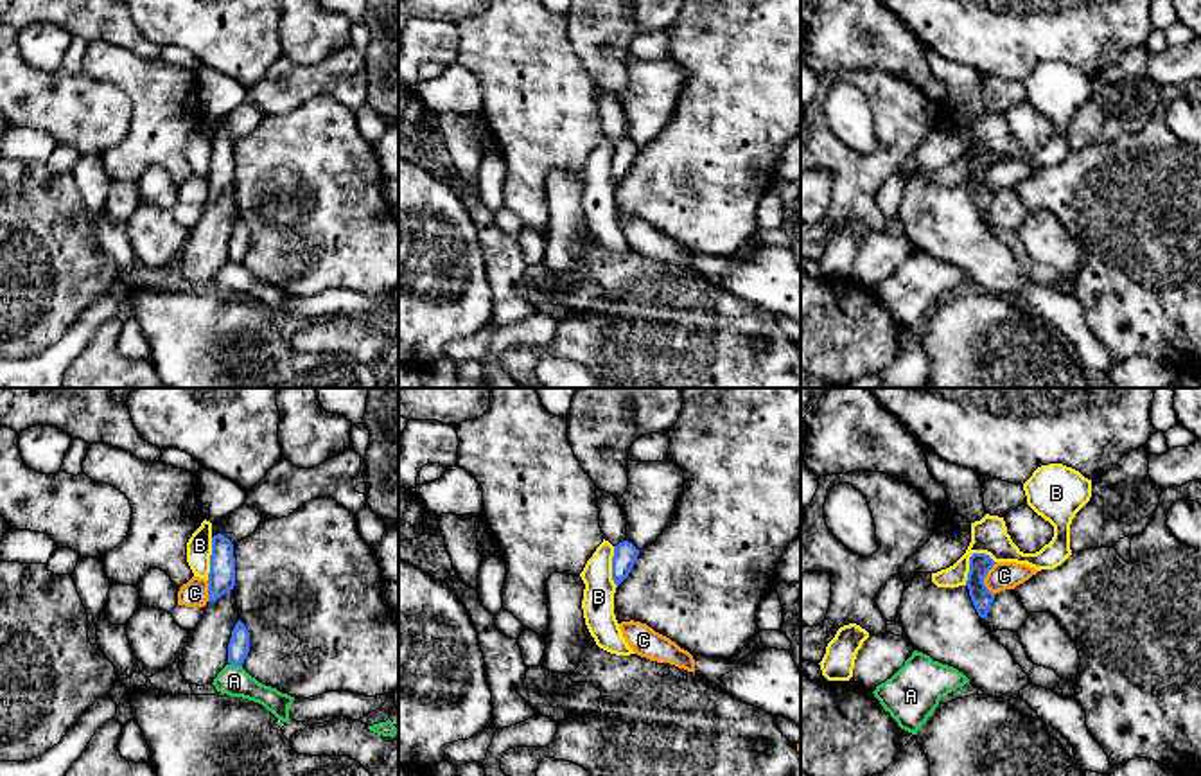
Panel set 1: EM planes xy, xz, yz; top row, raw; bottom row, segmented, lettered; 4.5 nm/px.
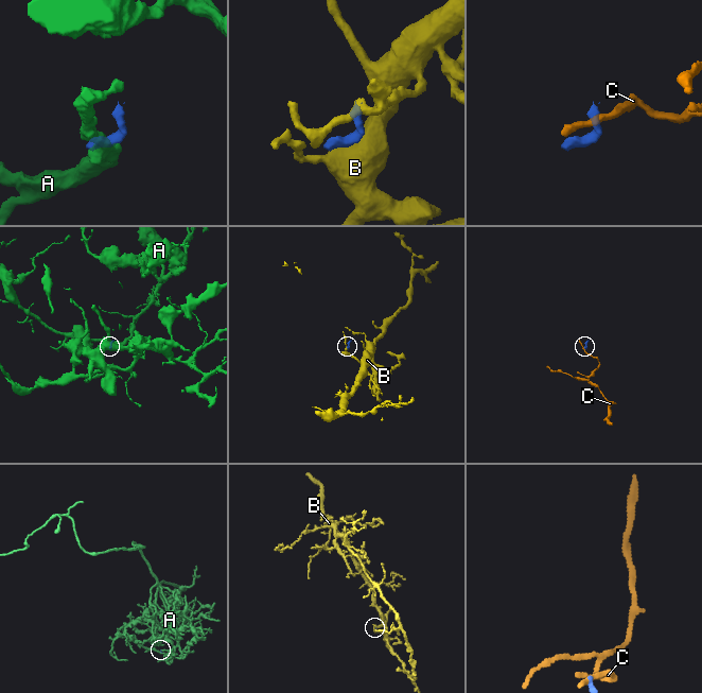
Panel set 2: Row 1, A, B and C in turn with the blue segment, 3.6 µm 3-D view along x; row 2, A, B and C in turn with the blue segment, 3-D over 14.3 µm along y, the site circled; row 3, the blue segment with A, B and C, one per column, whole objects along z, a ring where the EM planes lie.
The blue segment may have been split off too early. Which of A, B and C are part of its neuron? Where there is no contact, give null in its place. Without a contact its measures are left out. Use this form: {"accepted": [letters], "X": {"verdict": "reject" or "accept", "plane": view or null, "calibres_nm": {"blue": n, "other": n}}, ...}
{"accepted": [], "A": {"verdict": "reject", "plane": "xy", "calibres_nm": {"blue": 100, "other": 140}}, "B": {"verdict": "reject", "plane": "yz", "calibres_nm": {"blue": 100, "other": 160}}, "C": {"verdict": "reject", "plane": "yz", "calibres_nm": {"blue": 100, "other": 130}}}

